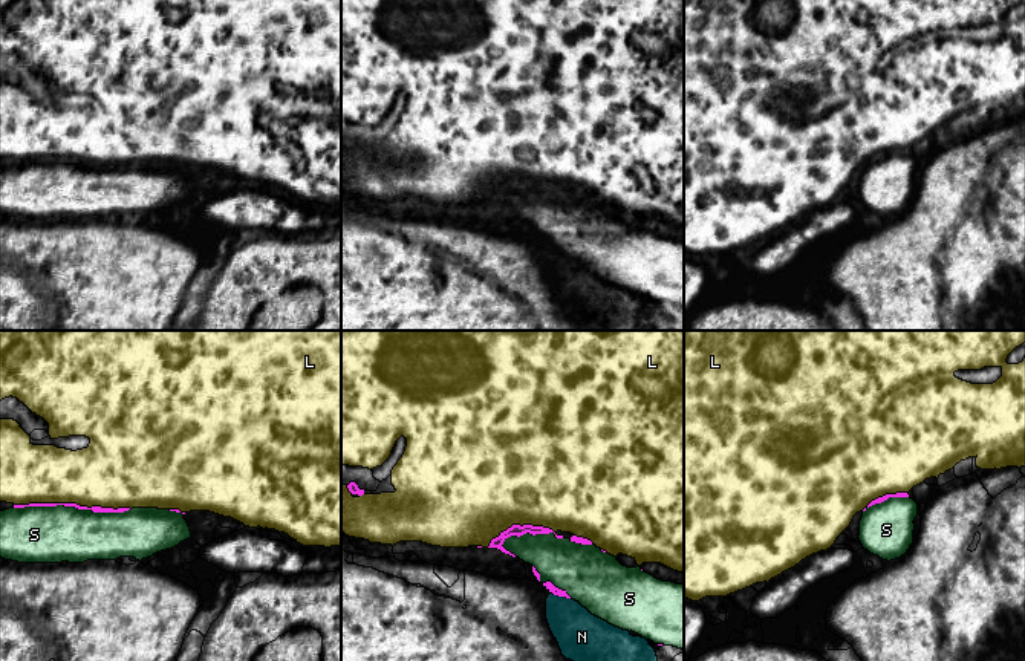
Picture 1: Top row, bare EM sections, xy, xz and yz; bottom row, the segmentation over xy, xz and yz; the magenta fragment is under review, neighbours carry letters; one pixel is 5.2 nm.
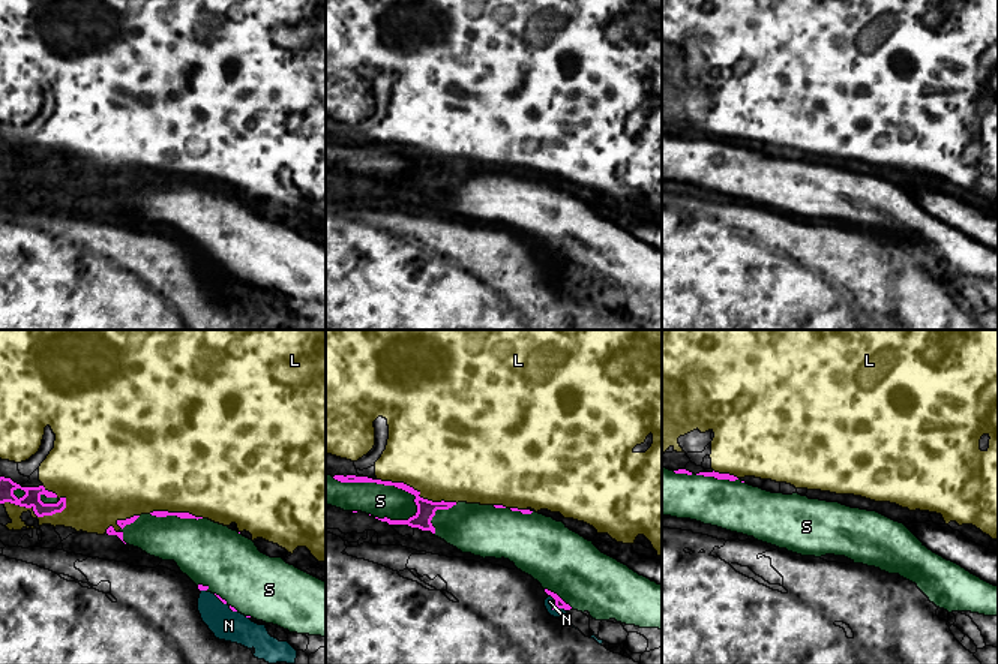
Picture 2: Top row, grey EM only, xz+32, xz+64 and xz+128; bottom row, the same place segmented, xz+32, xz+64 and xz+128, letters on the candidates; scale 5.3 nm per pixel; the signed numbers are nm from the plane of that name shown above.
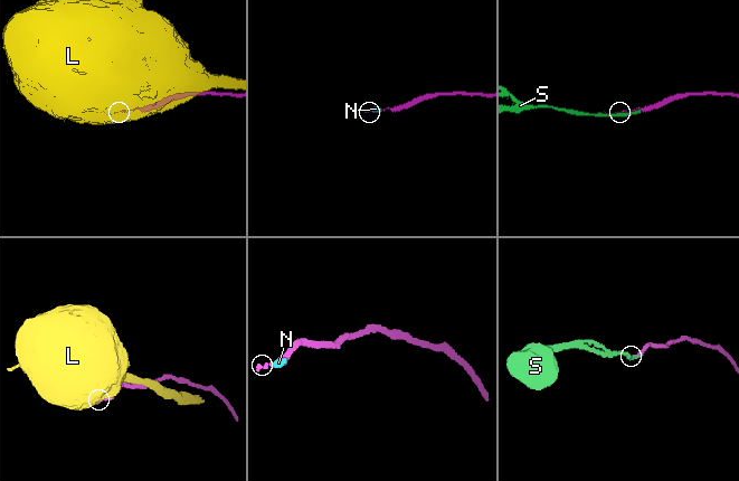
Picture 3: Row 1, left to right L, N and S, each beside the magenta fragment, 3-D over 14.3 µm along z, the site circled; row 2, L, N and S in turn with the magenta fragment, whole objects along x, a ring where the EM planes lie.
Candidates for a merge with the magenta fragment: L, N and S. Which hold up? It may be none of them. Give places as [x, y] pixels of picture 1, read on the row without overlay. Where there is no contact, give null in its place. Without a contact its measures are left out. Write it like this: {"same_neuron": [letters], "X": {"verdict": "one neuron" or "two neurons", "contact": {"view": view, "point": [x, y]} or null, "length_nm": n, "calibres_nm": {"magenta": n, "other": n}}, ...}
{"same_neuron": ["S"], "L": {"verdict": "two neurons", "contact": {"view": "xy", "point": [72, 161]}, "length_nm": 600, "calibres_nm": {"magenta": 30, "other": 360}}, "N": {"verdict": "two neurons", "contact": {"view": "xz", "point": [562, 253]}, "length_nm": 100, "calibres_nm": {"magenta": 50, "other": 260}}, "S": {"verdict": "one neuron", "contact": {"view": "xy", "point": [72, 162]}, "length_nm": 600, "calibres_nm": {"magenta": 30, "other": 300}}}

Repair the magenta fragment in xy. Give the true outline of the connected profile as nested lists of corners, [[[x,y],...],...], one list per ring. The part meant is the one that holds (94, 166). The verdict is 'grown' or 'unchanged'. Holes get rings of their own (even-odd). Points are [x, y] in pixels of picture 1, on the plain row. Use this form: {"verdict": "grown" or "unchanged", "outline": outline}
{"verdict": "grown", "outline": [[[76,161],[14,162],[0,168],[0,214],[18,220],[84,220],[87,217],[142,217],[191,194],[179,167],[101,165]]]}

